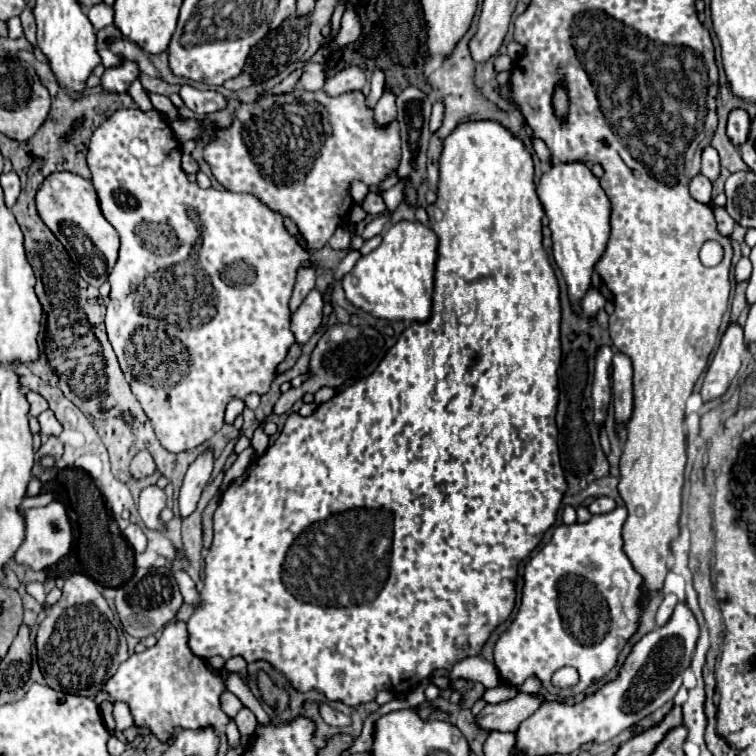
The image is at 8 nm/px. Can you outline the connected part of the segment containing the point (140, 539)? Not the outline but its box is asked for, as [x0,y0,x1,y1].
[124,523,146,553]

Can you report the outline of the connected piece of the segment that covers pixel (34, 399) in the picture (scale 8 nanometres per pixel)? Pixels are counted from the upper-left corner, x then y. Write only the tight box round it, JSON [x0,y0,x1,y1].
[26,391,48,417]

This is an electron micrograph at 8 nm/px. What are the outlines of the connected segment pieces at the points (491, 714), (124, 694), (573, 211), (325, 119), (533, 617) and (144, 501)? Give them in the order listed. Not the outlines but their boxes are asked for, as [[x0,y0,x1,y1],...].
[[476,693,542,731],[104,621,248,743],[538,161,610,313],[172,87,400,249],[494,507,644,699],[138,485,166,529]]

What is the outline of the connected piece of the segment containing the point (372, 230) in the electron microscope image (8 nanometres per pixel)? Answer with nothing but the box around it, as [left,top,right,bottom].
[362,215,390,241]

